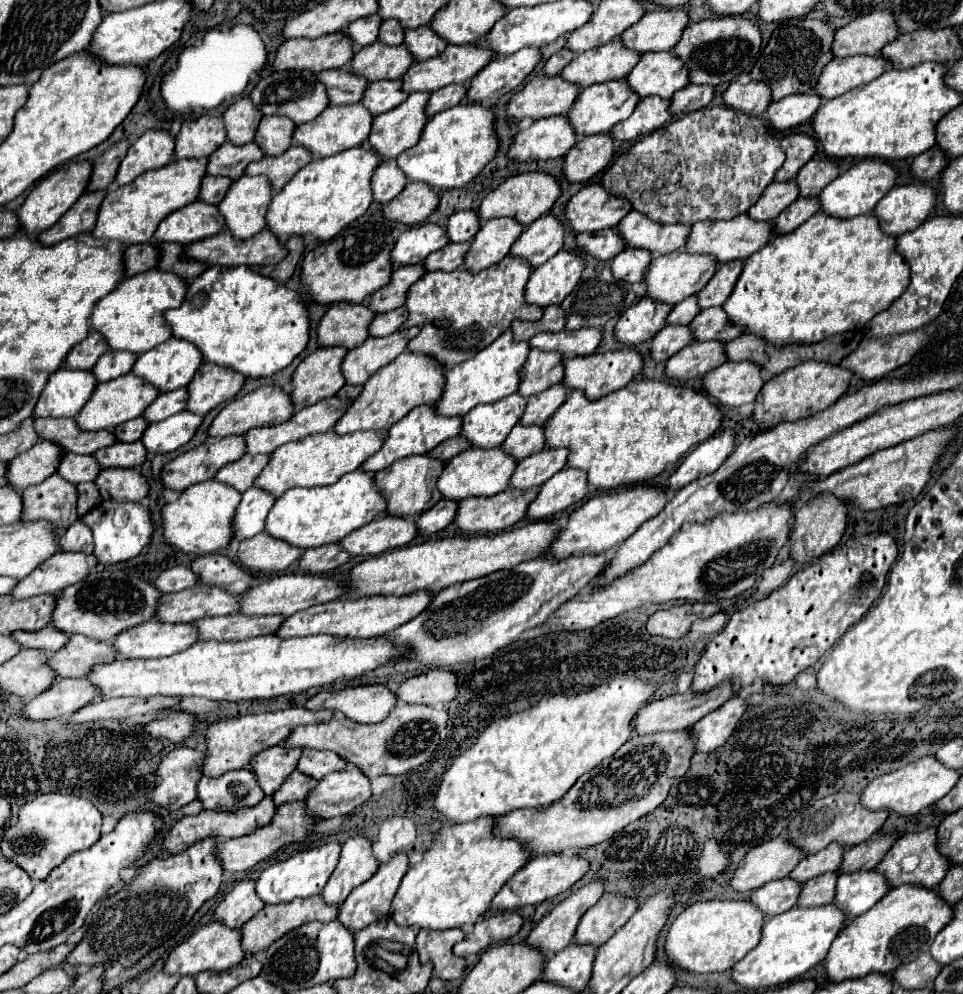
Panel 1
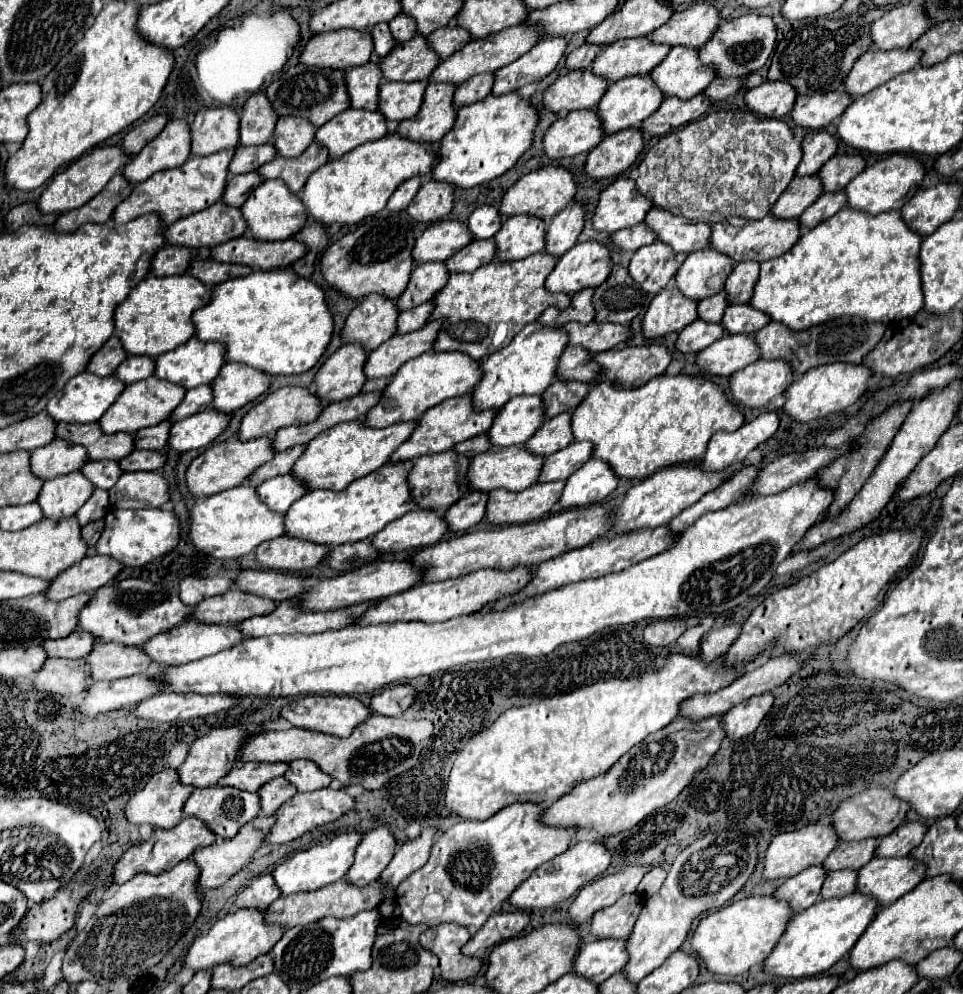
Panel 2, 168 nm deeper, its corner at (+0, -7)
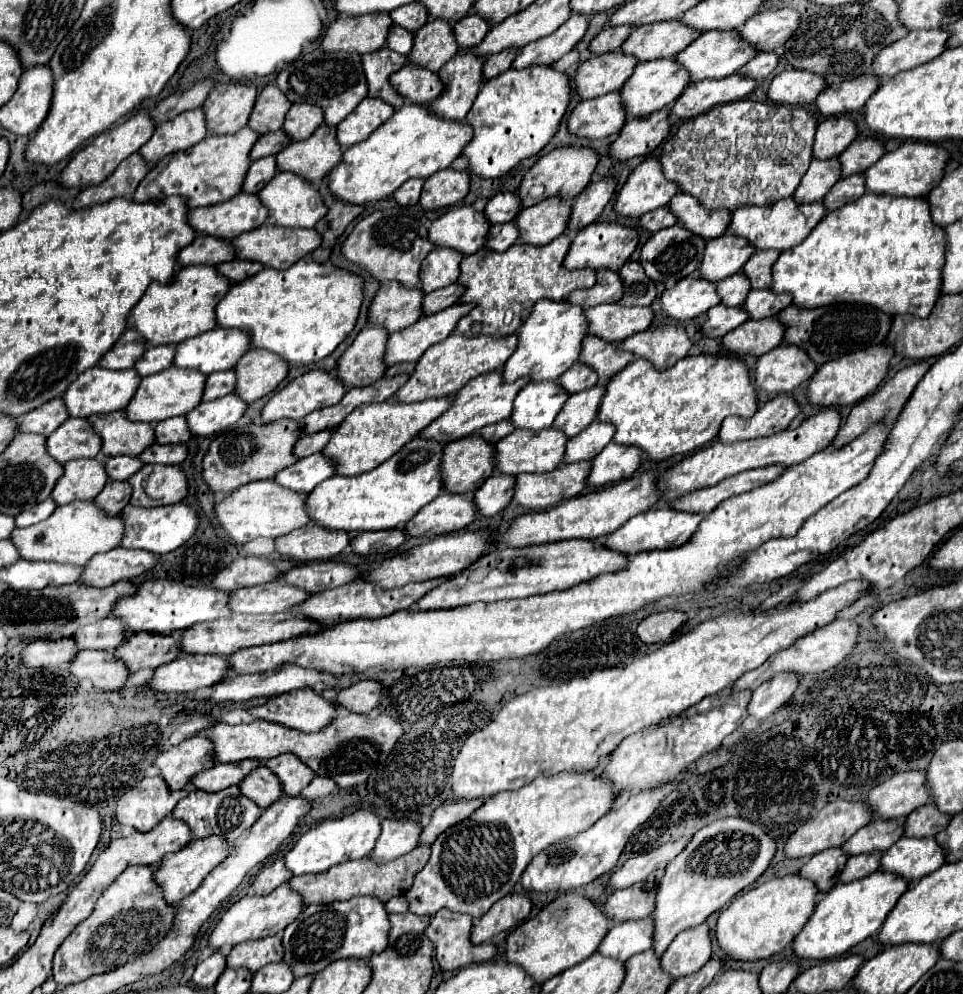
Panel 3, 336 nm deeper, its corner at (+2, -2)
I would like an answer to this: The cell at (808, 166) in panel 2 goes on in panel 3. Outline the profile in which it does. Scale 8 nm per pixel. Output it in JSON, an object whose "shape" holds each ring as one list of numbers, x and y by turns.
{"shape":[[828,117,816,129,814,159,834,159,856,139,856,125,846,117]]}

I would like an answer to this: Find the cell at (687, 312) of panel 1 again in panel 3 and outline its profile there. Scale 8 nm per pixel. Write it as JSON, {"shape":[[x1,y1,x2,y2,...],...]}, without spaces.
{"shape":[[734,273,734,275,718,281,716,289,718,289,718,297,722,299,724,305,738,307,746,299,746,293,750,291,750,285,746,285,746,277,742,277,740,273]]}

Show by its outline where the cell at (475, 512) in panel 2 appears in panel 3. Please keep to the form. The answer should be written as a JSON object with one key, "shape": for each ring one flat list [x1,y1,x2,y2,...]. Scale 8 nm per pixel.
{"shape":[[496,473,496,475,488,477,476,489,476,493,472,497,474,509,478,511,480,517,492,517,510,503,512,491,514,491,514,477,500,477]]}

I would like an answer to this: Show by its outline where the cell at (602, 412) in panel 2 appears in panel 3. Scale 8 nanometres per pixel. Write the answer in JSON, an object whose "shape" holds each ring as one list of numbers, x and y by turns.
{"shape":[[696,355,684,357,666,371,656,371,648,361,634,359,620,373,608,379,606,393,598,407,598,421,612,423,616,427,614,443,626,447,638,447,650,461,664,461,674,455,692,453,716,439,724,417,752,417,758,409,754,387,748,379,748,369,740,359,732,355]]}

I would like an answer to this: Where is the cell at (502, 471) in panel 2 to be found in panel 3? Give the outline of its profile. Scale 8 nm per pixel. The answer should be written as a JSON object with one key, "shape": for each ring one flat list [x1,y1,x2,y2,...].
{"shape":[[546,429,538,433,510,433,502,441,494,445,492,463,494,469,502,475,518,475,518,473,548,473,562,463,562,449,566,445,566,435,558,429]]}

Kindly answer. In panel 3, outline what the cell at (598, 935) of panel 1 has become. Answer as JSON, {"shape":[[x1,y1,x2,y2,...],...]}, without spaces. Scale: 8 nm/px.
{"shape":[[638,883,610,893,604,903,604,915,610,921,640,921,654,911,654,897,658,887,652,883]]}

